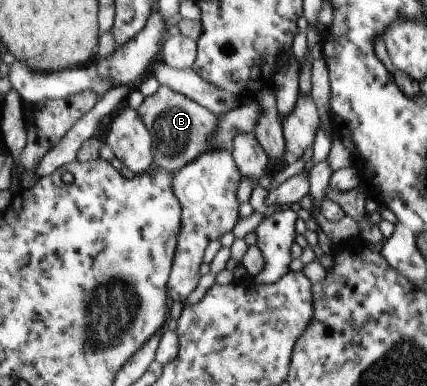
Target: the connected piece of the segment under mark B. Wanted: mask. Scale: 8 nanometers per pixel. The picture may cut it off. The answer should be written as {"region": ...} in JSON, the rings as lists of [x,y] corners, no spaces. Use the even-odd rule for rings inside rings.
{"region":[[[160,85],[155,94],[145,97],[137,110],[154,139],[152,149],[155,168],[166,169],[174,175],[204,153],[216,151],[216,146],[210,143],[210,139],[218,117],[168,85]]]}

